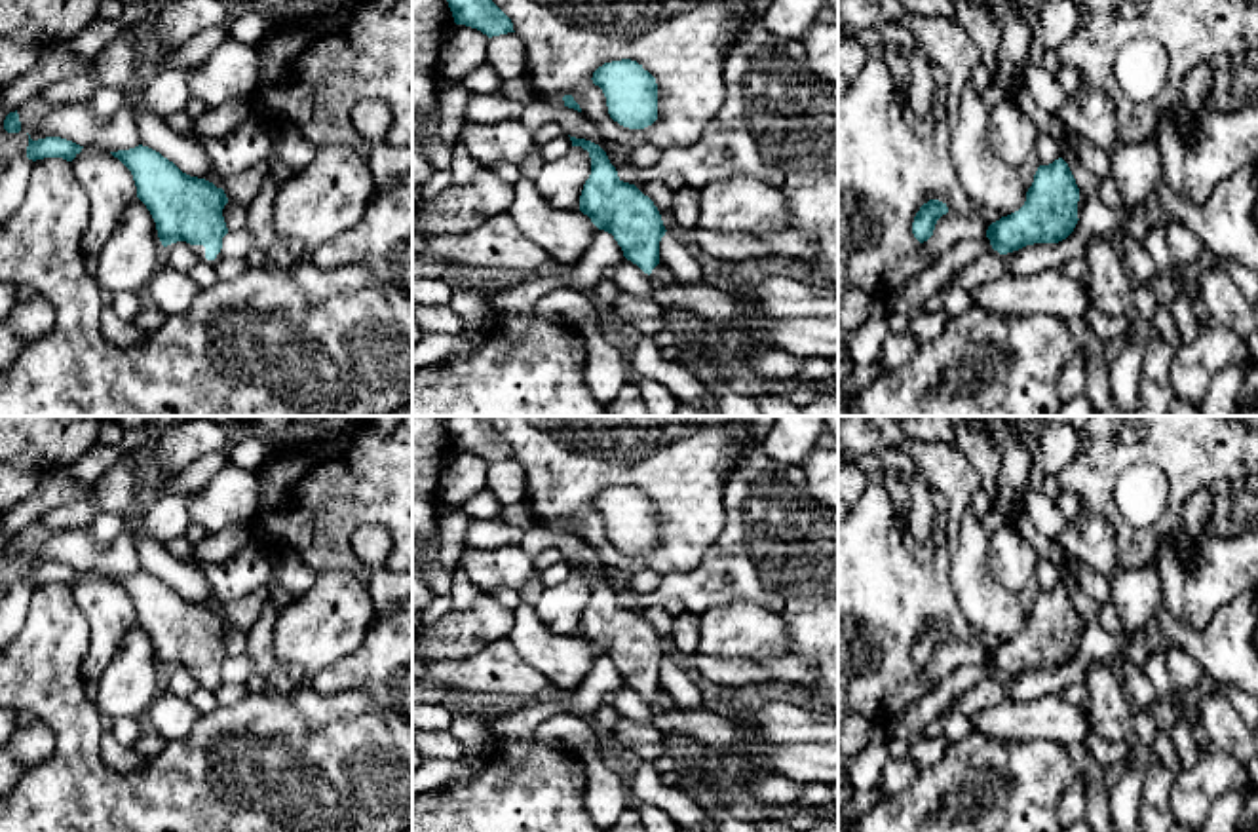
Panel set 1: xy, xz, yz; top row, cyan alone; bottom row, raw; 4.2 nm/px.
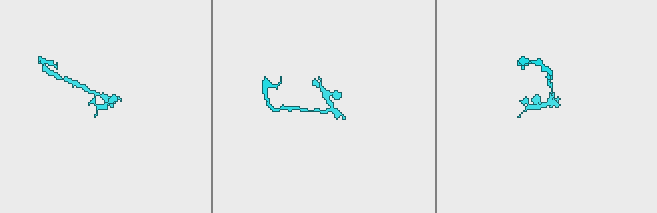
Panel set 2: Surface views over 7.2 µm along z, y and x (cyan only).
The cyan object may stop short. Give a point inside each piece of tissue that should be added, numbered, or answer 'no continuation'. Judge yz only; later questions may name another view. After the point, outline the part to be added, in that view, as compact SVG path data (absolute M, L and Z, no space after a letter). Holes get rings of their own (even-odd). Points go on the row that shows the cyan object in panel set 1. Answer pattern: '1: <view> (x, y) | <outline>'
no continuation

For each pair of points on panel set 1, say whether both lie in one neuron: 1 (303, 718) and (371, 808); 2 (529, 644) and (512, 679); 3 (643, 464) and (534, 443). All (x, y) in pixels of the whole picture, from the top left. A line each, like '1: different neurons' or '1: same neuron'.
1: same neuron
2: different neurons
3: same neuron

